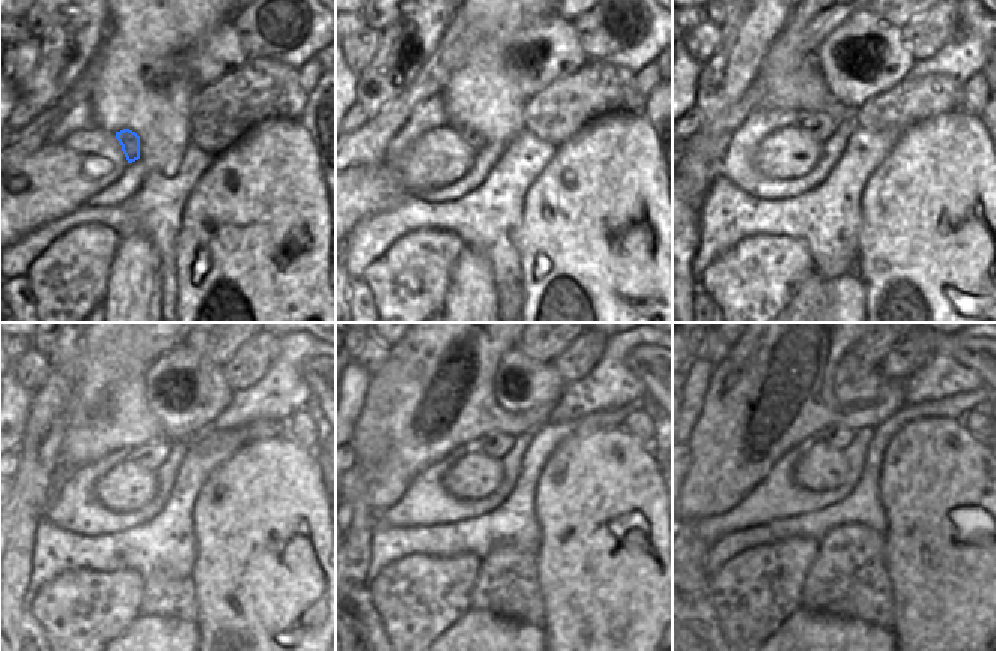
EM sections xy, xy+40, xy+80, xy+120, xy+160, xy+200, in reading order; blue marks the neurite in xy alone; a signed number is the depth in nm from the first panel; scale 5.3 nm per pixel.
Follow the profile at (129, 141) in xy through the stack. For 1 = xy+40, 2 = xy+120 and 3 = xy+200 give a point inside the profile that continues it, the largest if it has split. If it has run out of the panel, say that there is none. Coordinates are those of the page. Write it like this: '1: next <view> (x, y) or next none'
1: next xy+40 (473, 137)
2: next xy+120 (150, 456)
3: next xy+200 (839, 437)

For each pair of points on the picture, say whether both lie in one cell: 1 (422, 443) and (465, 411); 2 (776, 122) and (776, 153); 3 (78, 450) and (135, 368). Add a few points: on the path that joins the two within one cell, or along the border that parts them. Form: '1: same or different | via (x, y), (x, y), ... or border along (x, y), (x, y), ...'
1: same | via (434, 437), (447, 432), (455, 423)
2: different | border along (797, 123), (773, 131), (758, 146), (753, 156)
3: same | via (95, 429), (108, 408), (114, 389)

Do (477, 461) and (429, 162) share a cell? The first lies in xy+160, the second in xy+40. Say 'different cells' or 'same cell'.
same cell

